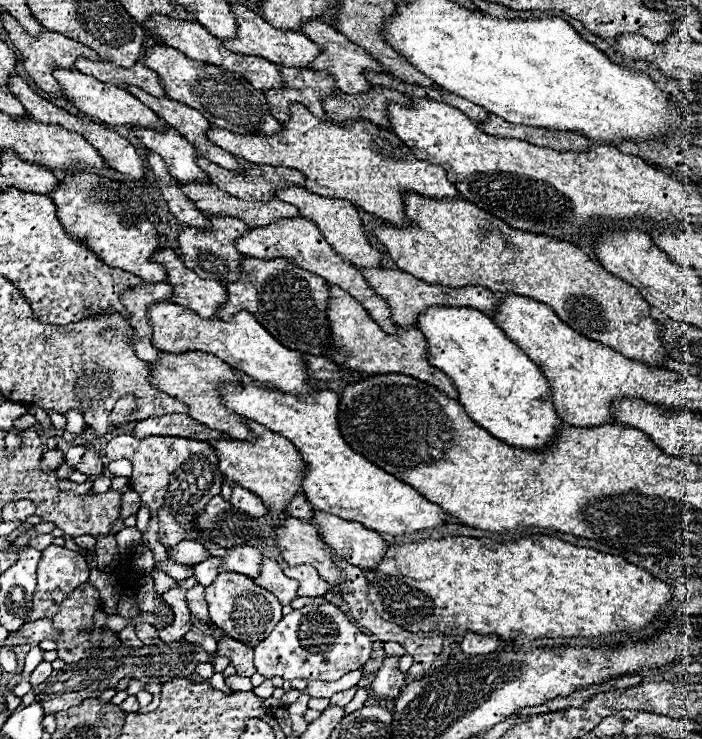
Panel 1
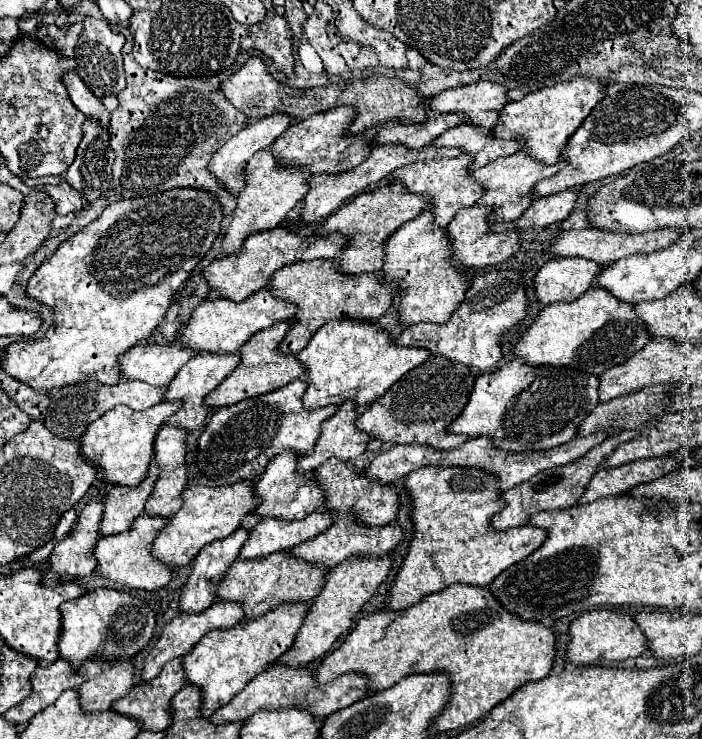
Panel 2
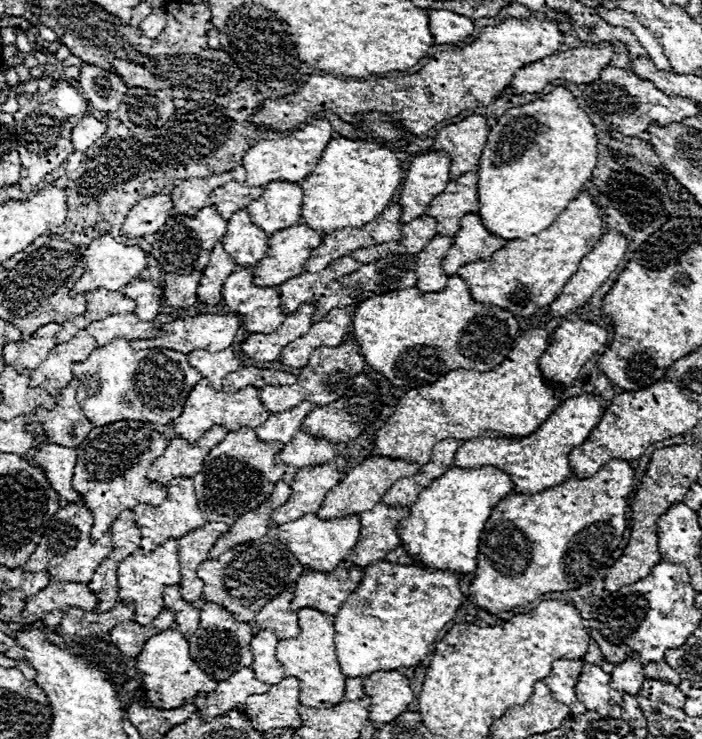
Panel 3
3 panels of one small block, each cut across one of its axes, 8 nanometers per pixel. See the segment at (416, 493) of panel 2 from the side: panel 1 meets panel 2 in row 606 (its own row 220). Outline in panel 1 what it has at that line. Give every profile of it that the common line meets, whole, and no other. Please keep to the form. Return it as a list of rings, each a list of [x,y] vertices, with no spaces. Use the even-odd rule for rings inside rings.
[[[292,104],[290,106],[290,122],[282,124],[282,132],[268,136],[268,134],[232,134],[224,128],[210,126],[206,132],[208,140],[214,142],[216,146],[224,148],[236,158],[244,158],[252,164],[268,164],[268,166],[280,166],[280,168],[292,168],[300,170],[306,176],[306,188],[314,194],[326,196],[326,198],[340,198],[348,200],[354,206],[362,208],[364,212],[376,214],[378,218],[384,218],[396,226],[408,226],[408,220],[404,218],[404,202],[402,194],[404,192],[418,192],[422,196],[430,198],[458,198],[458,190],[454,188],[452,182],[448,182],[444,170],[436,164],[428,164],[424,160],[416,160],[412,150],[400,142],[400,138],[388,130],[380,128],[368,120],[348,120],[346,124],[334,124],[332,120],[320,120],[316,118],[306,106]]]

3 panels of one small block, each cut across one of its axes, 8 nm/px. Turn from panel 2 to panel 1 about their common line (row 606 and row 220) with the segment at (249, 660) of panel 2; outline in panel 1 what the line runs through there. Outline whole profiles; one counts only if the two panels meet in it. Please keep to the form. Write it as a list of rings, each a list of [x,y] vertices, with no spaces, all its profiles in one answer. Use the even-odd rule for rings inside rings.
[[[282,218],[280,222],[272,222],[272,226],[252,228],[252,230],[248,230],[248,234],[244,234],[236,240],[236,248],[240,250],[240,254],[254,256],[254,258],[268,258],[268,260],[270,258],[286,258],[288,262],[322,276],[328,284],[338,284],[342,290],[346,290],[354,300],[358,300],[366,308],[370,318],[374,322],[378,322],[378,326],[384,332],[388,332],[388,334],[396,332],[396,324],[390,320],[388,304],[382,298],[378,298],[374,294],[374,290],[368,288],[368,284],[364,282],[364,278],[356,270],[356,266],[342,260],[332,250],[332,246],[324,240],[324,236],[318,232],[318,228],[310,220],[306,220],[306,218]]]

